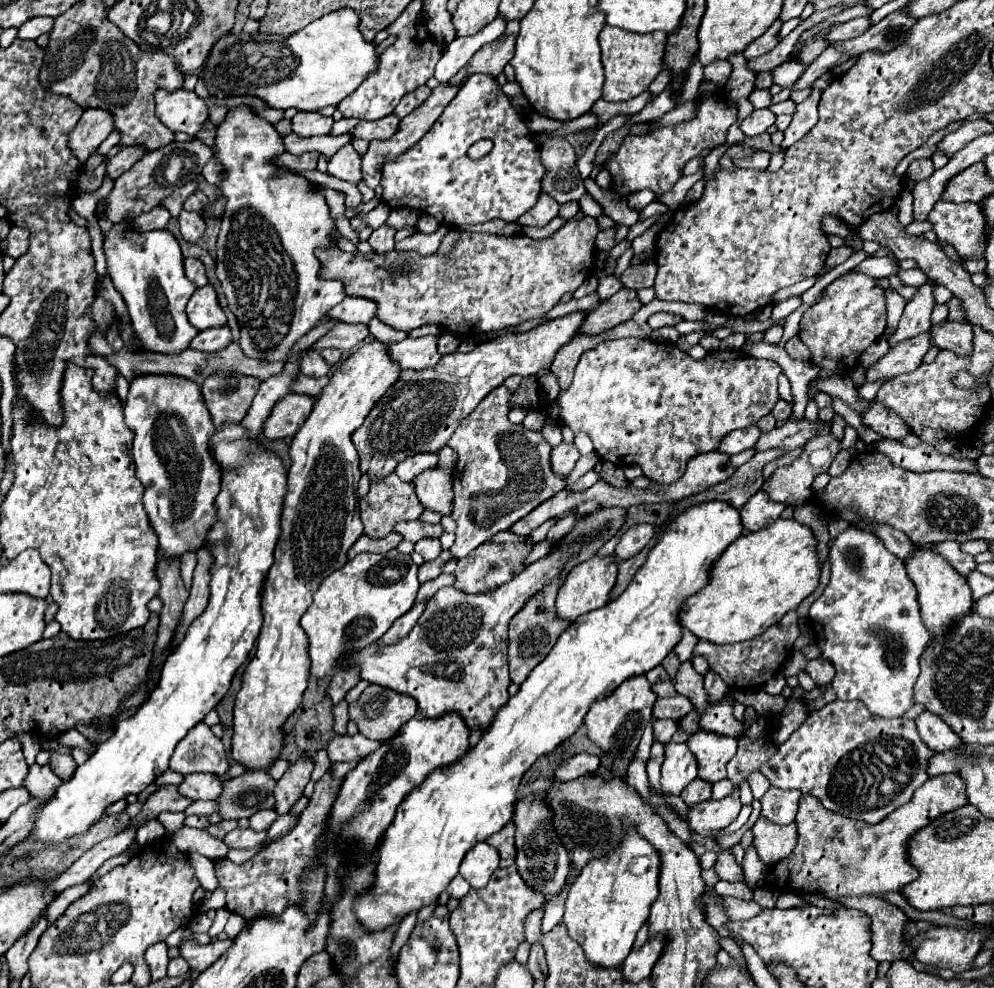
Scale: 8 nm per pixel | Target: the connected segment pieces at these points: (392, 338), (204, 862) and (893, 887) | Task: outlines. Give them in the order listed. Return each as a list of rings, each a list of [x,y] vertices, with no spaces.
[[[372,319],[372,321],[368,323],[368,331],[370,331],[370,335],[372,335],[374,339],[384,341],[384,343],[396,343],[396,341],[400,341],[400,331],[392,329],[392,327],[384,325],[384,323],[380,323],[378,319]]]
[[[190,853],[190,861],[194,865],[194,871],[196,871],[196,877],[200,881],[200,885],[206,889],[206,891],[214,891],[218,889],[218,877],[214,873],[214,863],[198,853]]]
[[[960,775],[930,777],[916,789],[910,803],[892,811],[884,821],[876,825],[864,825],[862,821],[848,821],[828,809],[824,809],[816,797],[802,795],[796,815],[798,847],[772,867],[772,887],[780,891],[804,891],[818,893],[828,899],[838,895],[878,895],[888,891],[900,891],[904,885],[918,877],[918,869],[906,859],[906,843],[912,833],[922,829],[928,821],[966,805],[966,783]]]

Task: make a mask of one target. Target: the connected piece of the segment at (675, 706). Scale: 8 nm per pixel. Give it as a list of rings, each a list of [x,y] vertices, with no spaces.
[[[674,695],[674,697],[666,697],[666,699],[656,699],[656,703],[652,707],[652,715],[656,719],[670,717],[670,719],[680,721],[690,711],[692,711],[692,703],[686,697],[682,697],[682,695]]]

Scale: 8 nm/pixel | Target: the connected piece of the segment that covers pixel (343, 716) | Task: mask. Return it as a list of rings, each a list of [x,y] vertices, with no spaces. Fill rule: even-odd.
[[[340,701],[336,707],[334,707],[334,731],[338,735],[344,735],[346,733],[346,725],[348,725],[348,703],[346,701]]]

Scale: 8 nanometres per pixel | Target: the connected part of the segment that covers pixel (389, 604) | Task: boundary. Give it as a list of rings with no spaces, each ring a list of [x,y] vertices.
[[[390,549],[384,555],[360,553],[326,577],[314,593],[314,603],[302,617],[302,629],[310,639],[312,675],[324,677],[346,653],[380,639],[398,617],[410,611],[420,587],[416,573],[418,565],[410,555]]]

